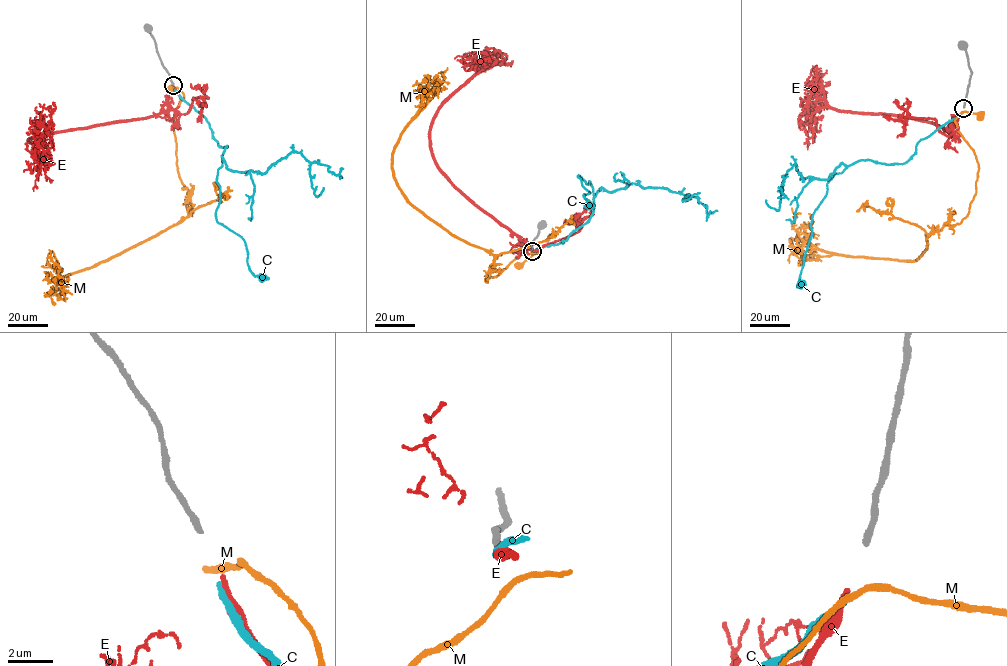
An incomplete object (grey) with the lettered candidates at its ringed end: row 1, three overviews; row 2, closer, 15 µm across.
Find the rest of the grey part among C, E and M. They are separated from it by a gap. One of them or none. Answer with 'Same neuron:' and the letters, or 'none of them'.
Same neuron: E

